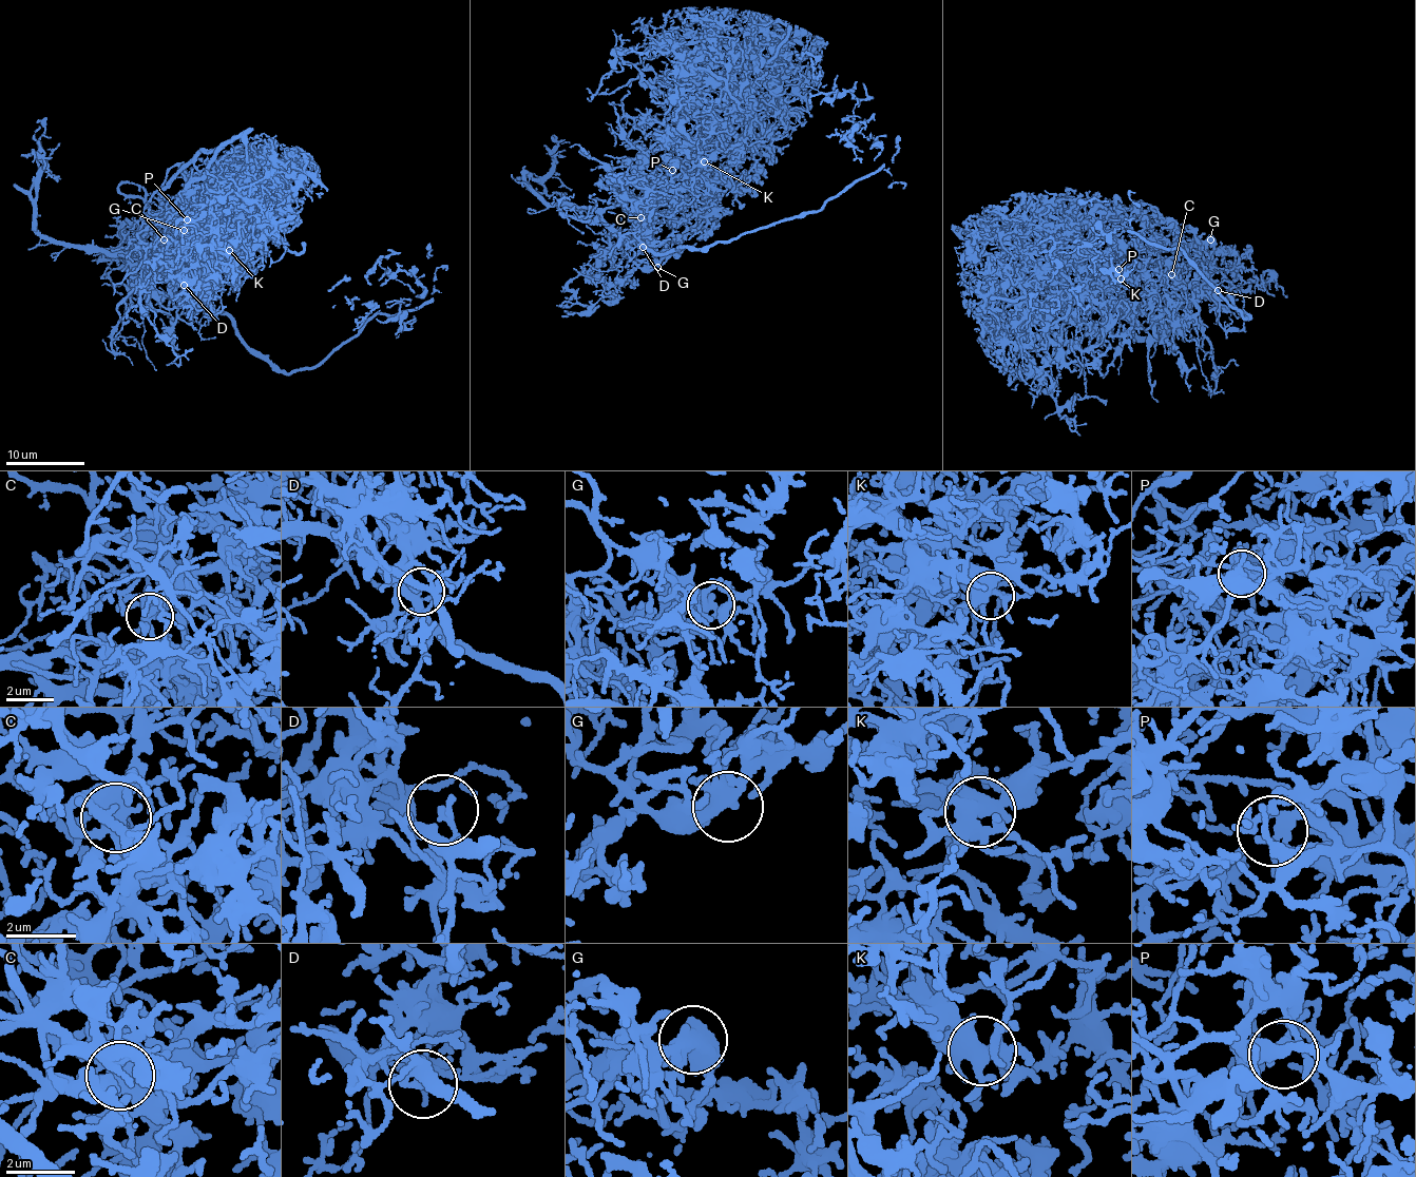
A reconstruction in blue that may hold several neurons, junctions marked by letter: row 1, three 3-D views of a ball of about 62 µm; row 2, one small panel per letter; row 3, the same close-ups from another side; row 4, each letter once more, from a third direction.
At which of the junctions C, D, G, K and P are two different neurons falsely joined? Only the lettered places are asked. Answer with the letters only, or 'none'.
C, D

